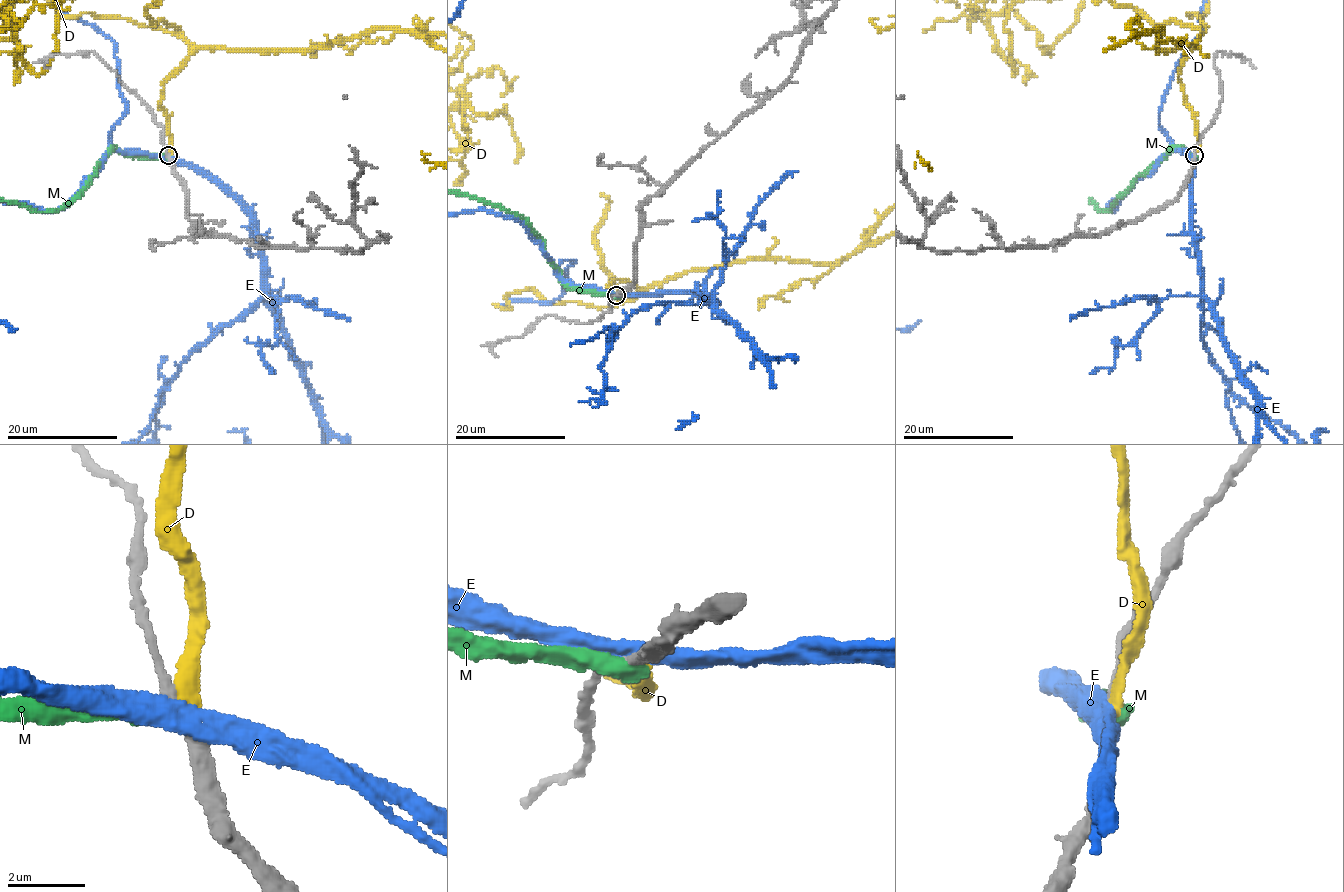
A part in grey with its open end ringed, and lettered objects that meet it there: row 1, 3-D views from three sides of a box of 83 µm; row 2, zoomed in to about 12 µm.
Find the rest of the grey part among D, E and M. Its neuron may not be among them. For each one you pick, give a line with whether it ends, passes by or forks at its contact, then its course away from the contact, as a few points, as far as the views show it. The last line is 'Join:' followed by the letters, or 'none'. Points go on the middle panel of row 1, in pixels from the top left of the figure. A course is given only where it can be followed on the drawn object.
D: it ends
Join: D

